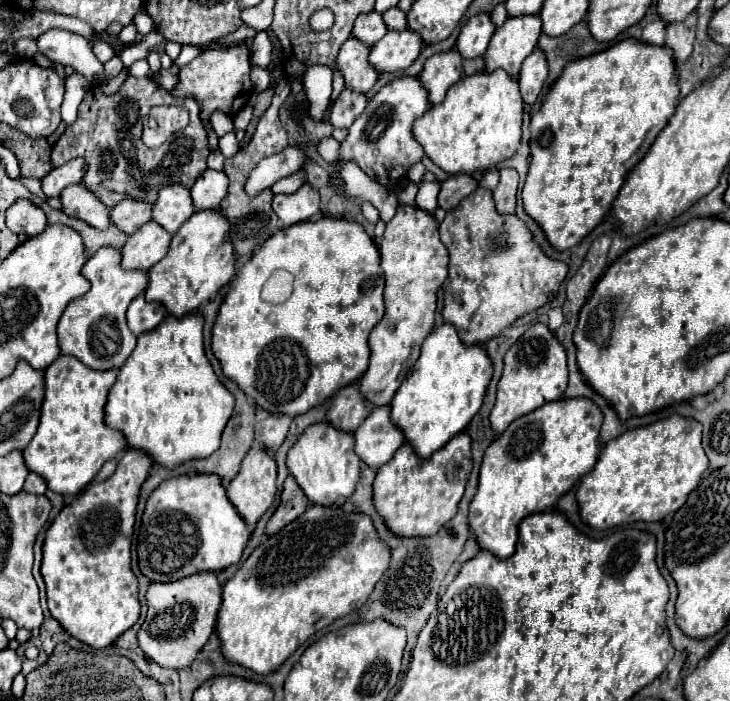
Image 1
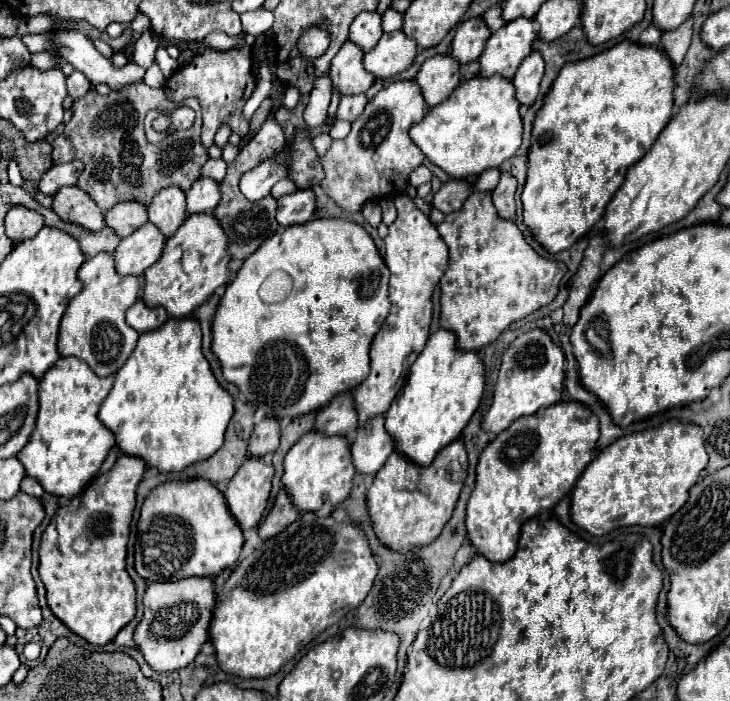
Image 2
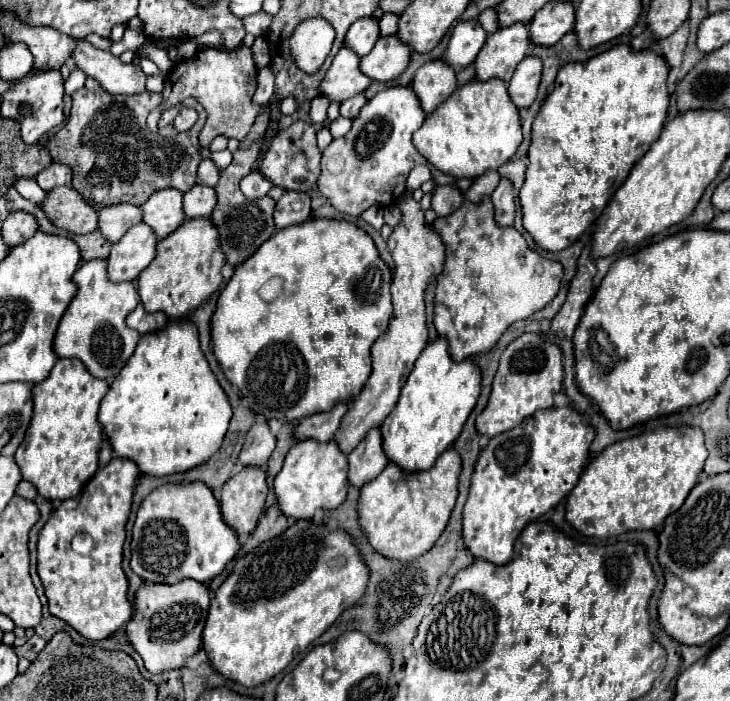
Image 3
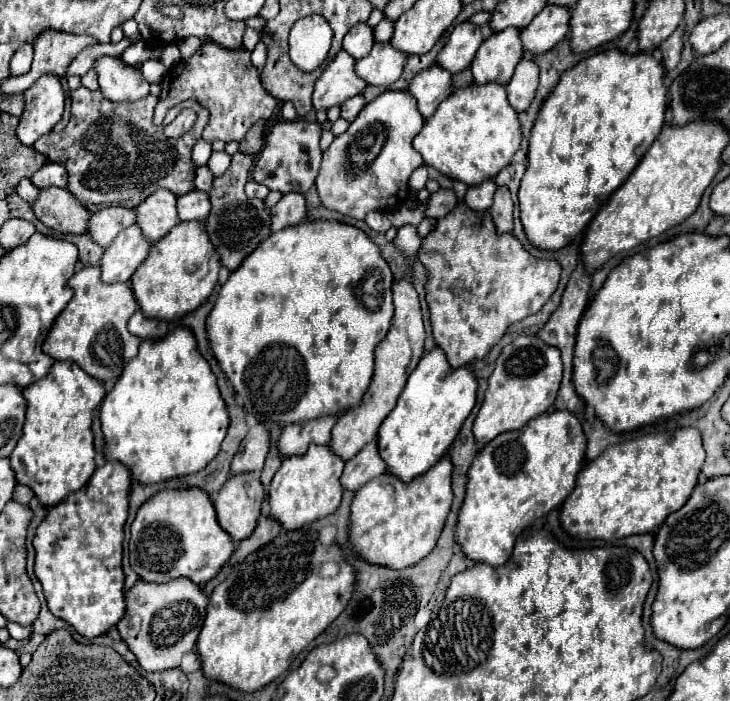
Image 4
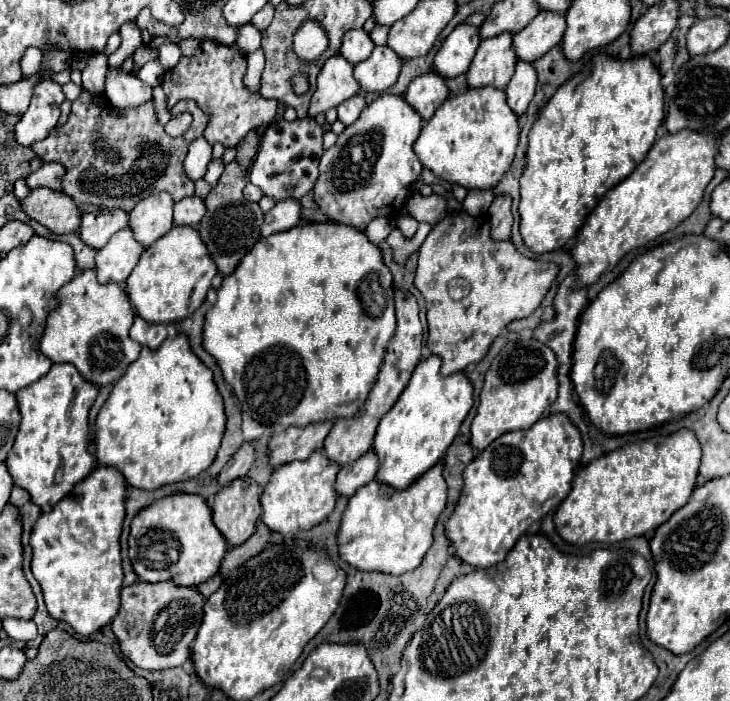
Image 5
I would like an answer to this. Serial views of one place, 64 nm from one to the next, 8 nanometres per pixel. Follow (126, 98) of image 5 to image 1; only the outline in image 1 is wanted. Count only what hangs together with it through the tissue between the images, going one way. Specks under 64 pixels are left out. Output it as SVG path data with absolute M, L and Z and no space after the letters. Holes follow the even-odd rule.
M48 30L36 38L38 52L48 60L64 66L72 66L78 74L88 80L102 78L104 66L96 60L90 42L74 32L68 30ZM136 60L136 62L128 68L128 72L130 72L132 76L136 76L136 78L144 78L144 76L148 76L148 74L150 74L148 60Z

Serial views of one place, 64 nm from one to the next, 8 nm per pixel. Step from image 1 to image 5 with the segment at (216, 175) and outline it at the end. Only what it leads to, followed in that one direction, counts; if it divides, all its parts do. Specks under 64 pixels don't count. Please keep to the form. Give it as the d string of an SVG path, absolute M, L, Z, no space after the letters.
M188 196L174 204L174 224L176 226L198 226L204 218L204 200L198 196Z

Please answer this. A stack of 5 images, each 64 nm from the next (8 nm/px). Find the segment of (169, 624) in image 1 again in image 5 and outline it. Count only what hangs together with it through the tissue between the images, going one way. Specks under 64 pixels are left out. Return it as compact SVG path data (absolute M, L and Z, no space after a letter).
M136 582L132 586L122 588L120 598L122 598L122 608L120 614L112 620L112 630L120 642L122 652L142 670L168 670L182 666L184 660L190 656L190 646L202 624L204 602L206 602L204 596L196 588L176 586L174 582L158 582L158 584Z

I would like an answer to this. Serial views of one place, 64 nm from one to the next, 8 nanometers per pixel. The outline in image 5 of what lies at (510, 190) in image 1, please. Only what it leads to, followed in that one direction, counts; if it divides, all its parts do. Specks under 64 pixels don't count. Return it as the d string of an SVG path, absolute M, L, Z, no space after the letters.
M508 194L496 196L492 206L488 208L488 218L492 224L492 238L494 240L508 240L512 230L512 198Z

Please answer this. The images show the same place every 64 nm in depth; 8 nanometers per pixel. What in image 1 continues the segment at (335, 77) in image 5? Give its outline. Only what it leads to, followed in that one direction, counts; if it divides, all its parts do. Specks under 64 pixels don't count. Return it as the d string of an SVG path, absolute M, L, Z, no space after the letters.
M348 38L336 58L336 66L344 74L346 86L362 94L372 90L372 86L380 76L368 62L368 54L370 46L366 46L358 38Z

